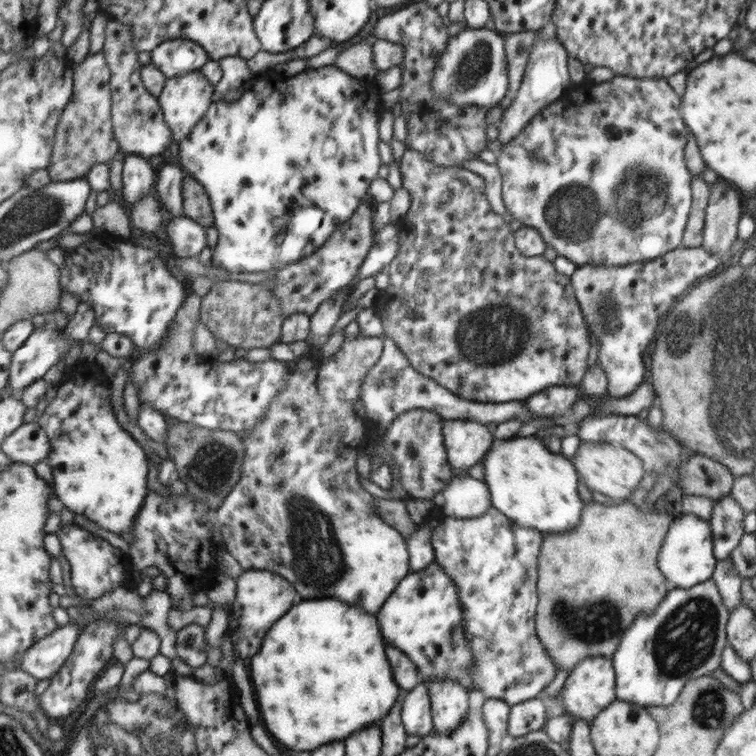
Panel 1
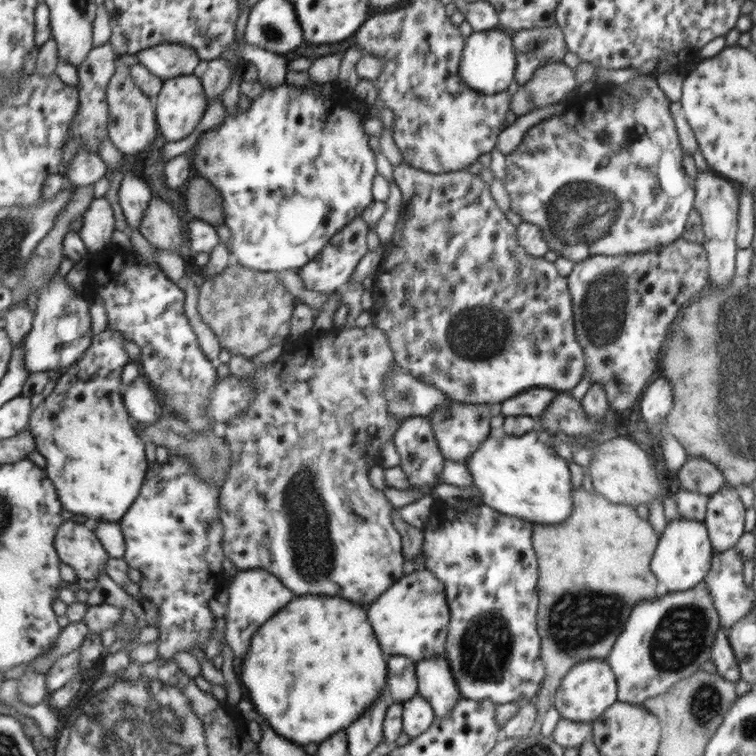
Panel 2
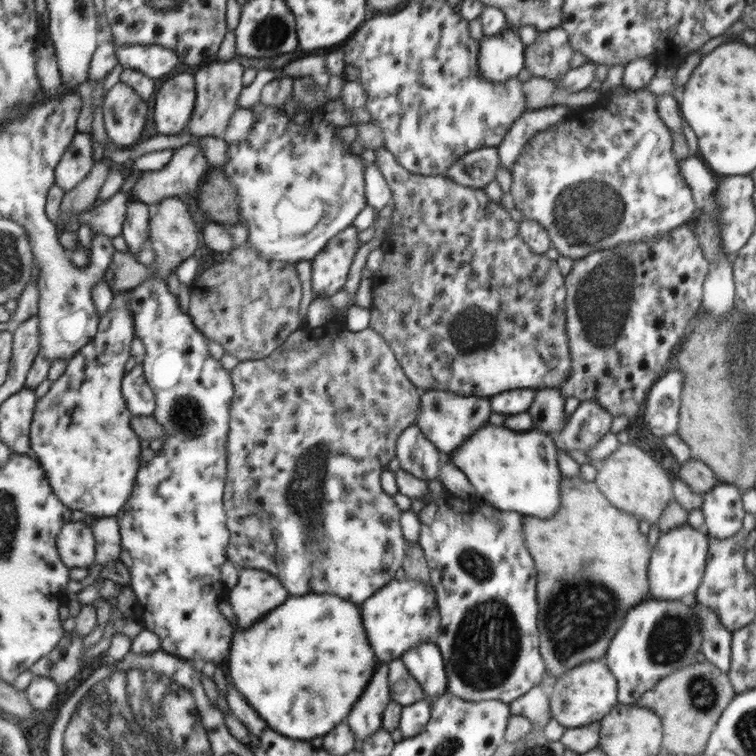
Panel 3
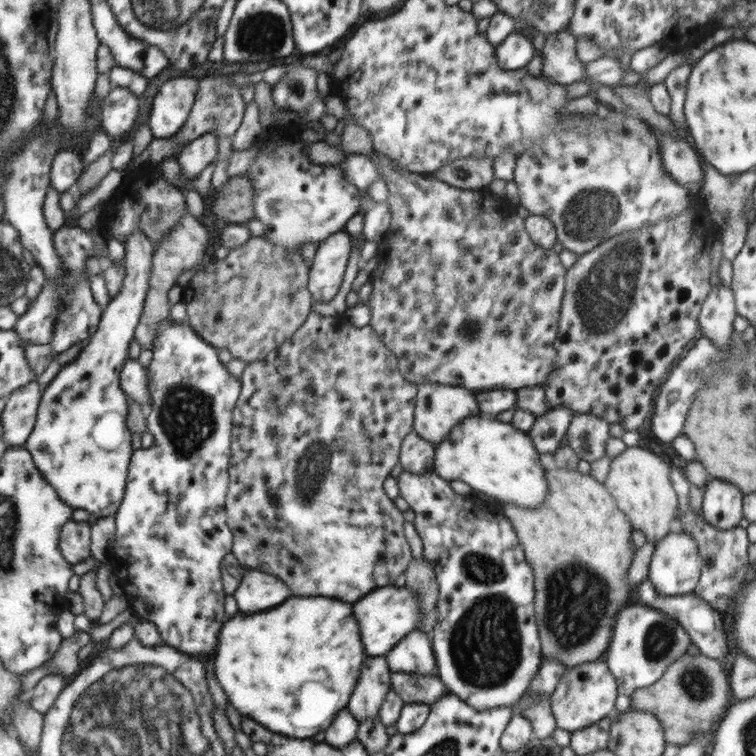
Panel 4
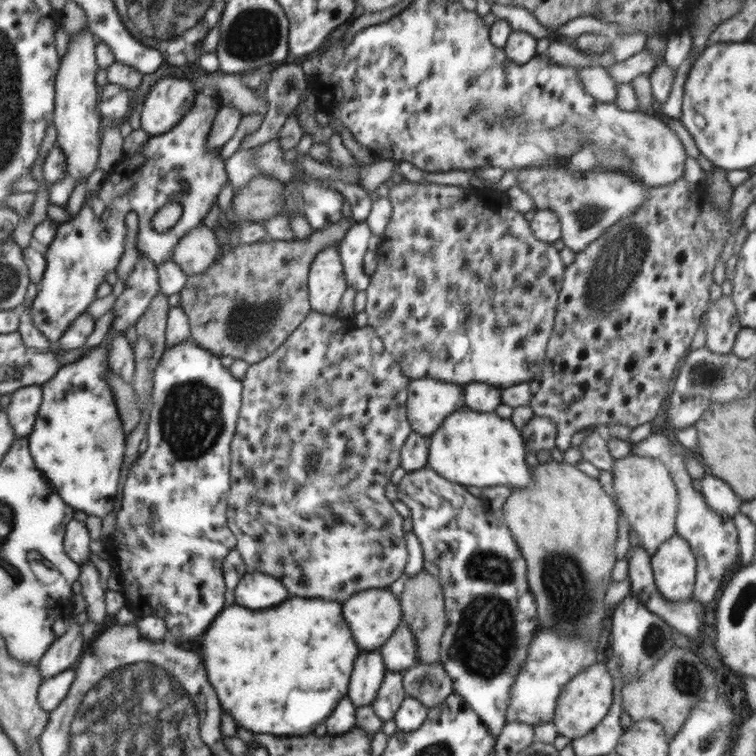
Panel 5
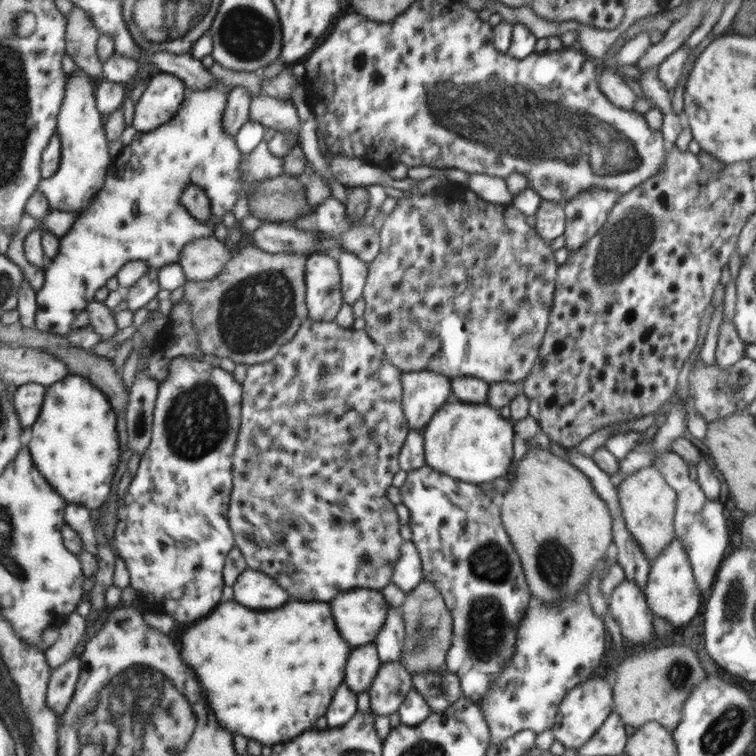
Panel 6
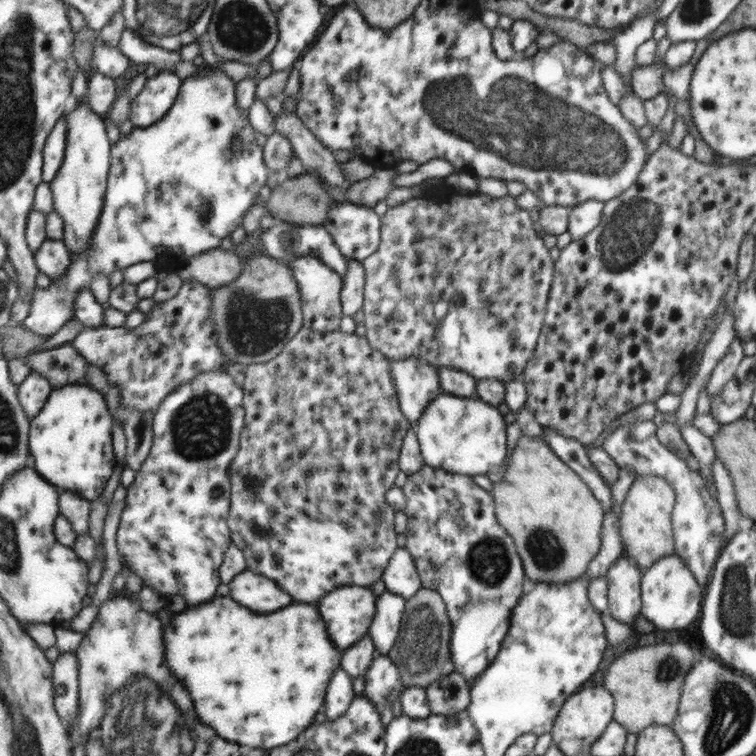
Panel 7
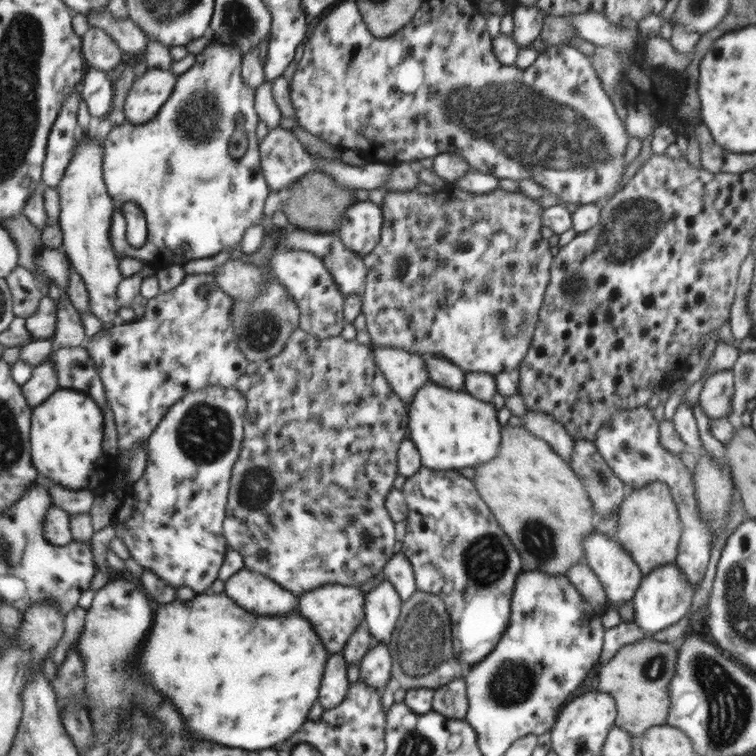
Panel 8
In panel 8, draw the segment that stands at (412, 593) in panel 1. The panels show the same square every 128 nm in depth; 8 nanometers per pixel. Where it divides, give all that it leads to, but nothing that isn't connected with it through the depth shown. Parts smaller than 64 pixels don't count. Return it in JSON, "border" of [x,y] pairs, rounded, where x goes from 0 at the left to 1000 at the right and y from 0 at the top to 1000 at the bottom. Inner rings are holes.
{"border":[[[434,771],[396,790],[397,807],[394,807],[394,812],[402,815],[405,820],[413,817],[413,829],[422,839],[427,854],[442,866],[458,857],[459,849],[470,839],[471,832],[481,825],[484,819],[483,798],[484,786],[480,786],[476,778]]]}

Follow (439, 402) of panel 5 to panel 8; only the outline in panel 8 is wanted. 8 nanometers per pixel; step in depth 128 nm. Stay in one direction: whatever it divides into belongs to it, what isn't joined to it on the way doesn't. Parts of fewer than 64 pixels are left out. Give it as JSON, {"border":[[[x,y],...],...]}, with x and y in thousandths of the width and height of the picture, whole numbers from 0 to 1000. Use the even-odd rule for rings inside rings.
{"border":[[[493,458],[501,487],[522,520],[540,536],[550,519],[569,504],[565,476],[560,470],[515,458]]]}

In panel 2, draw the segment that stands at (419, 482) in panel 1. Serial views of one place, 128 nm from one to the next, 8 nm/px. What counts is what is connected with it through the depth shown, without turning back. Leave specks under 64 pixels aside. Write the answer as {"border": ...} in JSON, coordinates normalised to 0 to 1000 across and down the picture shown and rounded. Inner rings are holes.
{"border":[[[553,549],[534,554],[520,579],[520,585],[529,602],[529,616],[532,622],[538,623],[540,632],[544,636],[542,647],[567,652],[577,640],[582,640],[582,635],[586,635],[589,602],[586,601],[582,606],[581,585],[571,565],[571,556],[567,554],[566,549],[563,549],[563,553],[561,553],[561,549]]]}

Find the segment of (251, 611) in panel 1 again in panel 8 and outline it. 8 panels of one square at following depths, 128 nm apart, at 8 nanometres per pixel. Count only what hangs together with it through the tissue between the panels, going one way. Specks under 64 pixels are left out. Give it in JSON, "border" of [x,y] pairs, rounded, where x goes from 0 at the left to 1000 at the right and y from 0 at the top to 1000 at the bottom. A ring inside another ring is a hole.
{"border":[[[320,751],[298,769],[298,788],[313,802],[347,815],[373,815],[394,807],[396,788],[339,755]]]}

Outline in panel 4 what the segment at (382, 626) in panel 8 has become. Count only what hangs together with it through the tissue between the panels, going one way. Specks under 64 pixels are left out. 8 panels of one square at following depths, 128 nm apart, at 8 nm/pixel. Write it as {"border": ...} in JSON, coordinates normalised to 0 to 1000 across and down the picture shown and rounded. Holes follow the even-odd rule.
{"border":[[[554,832],[540,837],[540,841],[519,858],[511,870],[519,889],[579,892],[573,847]]]}

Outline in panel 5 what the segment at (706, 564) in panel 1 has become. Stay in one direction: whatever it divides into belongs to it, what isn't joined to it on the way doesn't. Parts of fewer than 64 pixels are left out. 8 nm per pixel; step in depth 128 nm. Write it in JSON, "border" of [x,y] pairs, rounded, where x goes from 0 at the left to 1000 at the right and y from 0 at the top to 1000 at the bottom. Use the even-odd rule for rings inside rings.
{"border":[[[898,706],[861,734],[864,765],[880,794],[902,798],[918,790],[923,741],[913,718]]]}

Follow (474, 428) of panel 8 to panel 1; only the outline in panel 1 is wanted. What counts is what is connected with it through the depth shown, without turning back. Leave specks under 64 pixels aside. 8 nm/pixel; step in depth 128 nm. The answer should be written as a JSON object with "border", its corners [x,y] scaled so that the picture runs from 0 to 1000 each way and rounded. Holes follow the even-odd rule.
{"border":[[[705,577],[659,583],[640,604],[640,638],[648,648],[651,671],[665,676],[688,697],[716,705],[746,705],[762,698],[771,683],[770,661],[762,640],[765,628],[757,611],[741,599],[730,601]]]}

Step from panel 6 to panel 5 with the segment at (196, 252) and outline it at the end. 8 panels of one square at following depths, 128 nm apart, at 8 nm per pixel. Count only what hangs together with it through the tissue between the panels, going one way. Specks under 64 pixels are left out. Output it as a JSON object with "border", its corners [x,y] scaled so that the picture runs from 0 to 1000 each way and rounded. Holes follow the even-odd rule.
{"border":[[[262,299],[233,328],[228,344],[238,349],[250,364],[272,360],[292,343],[291,320],[283,302]]]}

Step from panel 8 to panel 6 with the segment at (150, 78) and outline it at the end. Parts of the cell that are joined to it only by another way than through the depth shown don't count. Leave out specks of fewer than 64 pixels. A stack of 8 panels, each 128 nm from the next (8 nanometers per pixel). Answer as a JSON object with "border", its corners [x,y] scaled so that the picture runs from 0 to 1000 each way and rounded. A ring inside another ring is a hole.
{"border":[[[205,99],[179,143],[179,169],[198,176],[235,155],[247,134],[247,115],[247,108],[233,99]]]}

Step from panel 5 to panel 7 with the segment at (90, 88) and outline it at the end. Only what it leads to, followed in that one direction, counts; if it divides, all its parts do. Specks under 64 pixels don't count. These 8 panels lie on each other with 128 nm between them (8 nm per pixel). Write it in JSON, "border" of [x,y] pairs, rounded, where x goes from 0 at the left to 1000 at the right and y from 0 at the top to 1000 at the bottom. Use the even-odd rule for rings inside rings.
{"border":[[[98,134],[91,156],[87,216],[69,242],[74,278],[87,294],[86,323],[97,336],[114,336],[122,325],[142,271],[142,254],[149,217],[148,185],[143,180],[142,155],[130,152],[116,136]]]}

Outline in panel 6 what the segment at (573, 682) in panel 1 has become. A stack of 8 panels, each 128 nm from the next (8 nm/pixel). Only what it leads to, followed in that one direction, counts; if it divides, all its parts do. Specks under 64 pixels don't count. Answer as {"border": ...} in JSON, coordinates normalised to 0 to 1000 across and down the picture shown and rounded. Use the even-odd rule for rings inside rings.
{"border":[[[778,897],[745,923],[734,959],[730,962],[734,976],[747,989],[765,992],[788,971],[788,966],[804,951],[807,942],[810,942],[810,907],[799,897]]]}

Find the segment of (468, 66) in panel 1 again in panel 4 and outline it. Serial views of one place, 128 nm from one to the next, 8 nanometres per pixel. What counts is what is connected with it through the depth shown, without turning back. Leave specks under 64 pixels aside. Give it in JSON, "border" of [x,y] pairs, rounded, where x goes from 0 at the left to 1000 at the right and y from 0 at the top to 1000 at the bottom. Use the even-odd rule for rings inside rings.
{"border":[[[685,44],[673,45],[653,63],[653,70],[660,75],[660,86],[669,93],[696,89],[710,69],[704,53],[693,45]]]}

